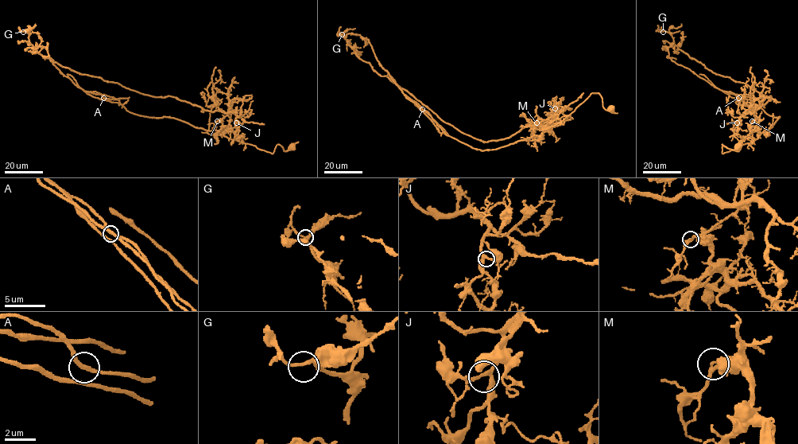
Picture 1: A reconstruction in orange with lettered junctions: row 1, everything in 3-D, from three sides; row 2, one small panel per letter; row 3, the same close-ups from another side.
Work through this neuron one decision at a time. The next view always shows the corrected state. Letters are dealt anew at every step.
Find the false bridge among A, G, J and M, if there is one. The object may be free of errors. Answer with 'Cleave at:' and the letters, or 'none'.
Cleave at: M

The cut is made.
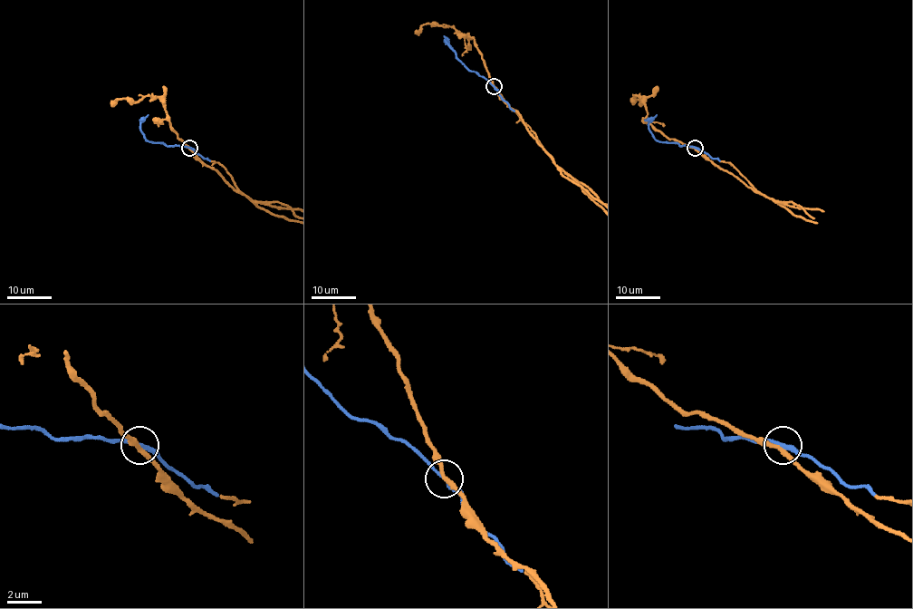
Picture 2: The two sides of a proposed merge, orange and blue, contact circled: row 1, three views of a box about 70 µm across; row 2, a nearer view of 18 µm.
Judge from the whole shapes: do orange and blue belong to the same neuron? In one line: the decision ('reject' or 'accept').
accept

